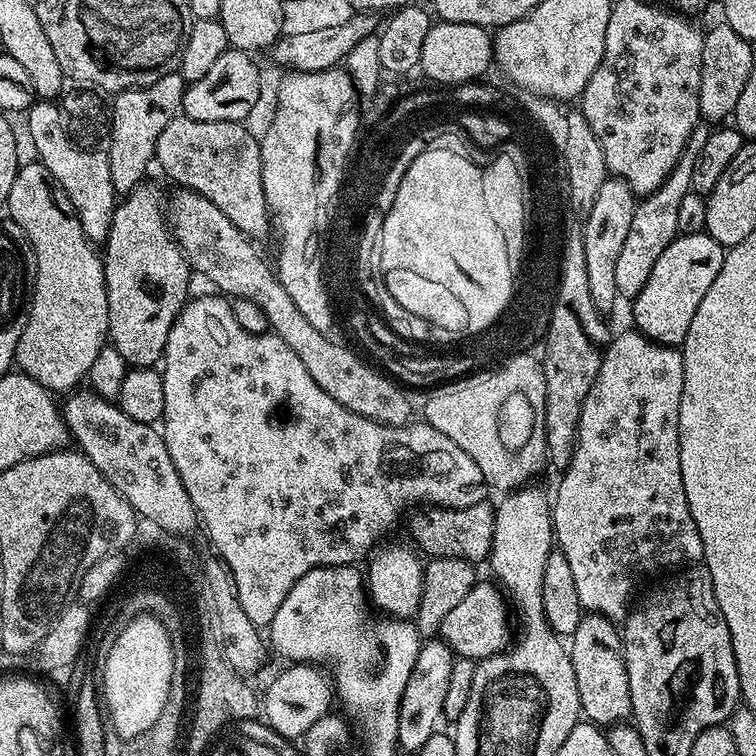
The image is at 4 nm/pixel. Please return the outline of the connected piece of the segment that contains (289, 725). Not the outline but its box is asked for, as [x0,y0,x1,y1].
[262,664,334,742]

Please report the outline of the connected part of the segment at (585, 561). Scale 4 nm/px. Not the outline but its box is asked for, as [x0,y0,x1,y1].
[550,330,704,622]

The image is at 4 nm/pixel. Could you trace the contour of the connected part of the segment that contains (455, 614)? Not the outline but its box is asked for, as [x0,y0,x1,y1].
[438,582,514,662]

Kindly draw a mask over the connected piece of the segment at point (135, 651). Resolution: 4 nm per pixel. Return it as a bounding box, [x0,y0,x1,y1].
[102,615,171,742]

